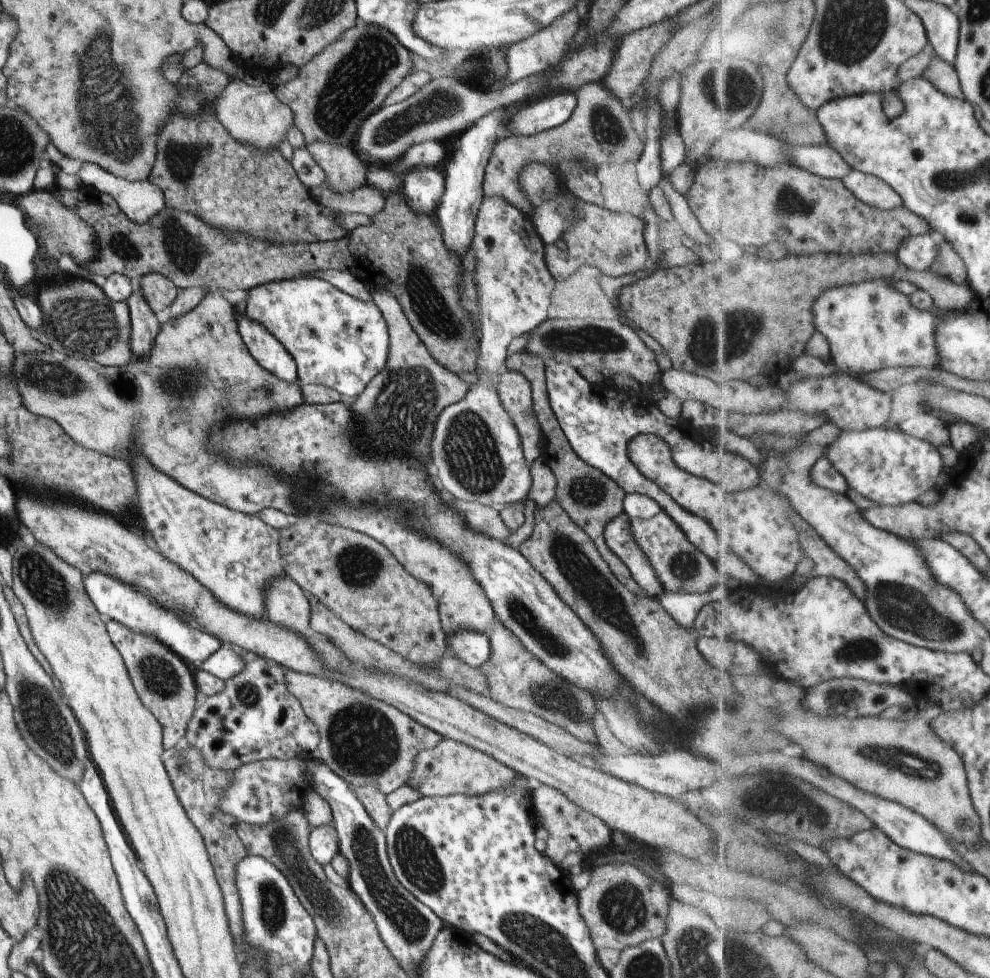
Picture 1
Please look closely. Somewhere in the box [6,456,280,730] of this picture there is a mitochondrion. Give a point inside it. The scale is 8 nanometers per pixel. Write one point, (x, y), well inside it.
(46, 587)

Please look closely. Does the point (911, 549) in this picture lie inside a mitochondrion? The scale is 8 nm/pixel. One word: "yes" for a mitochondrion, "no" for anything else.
no

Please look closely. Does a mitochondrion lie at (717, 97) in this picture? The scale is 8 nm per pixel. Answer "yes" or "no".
yes

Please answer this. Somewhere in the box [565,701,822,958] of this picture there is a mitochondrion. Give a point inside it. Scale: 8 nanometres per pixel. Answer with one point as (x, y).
(623, 908)

